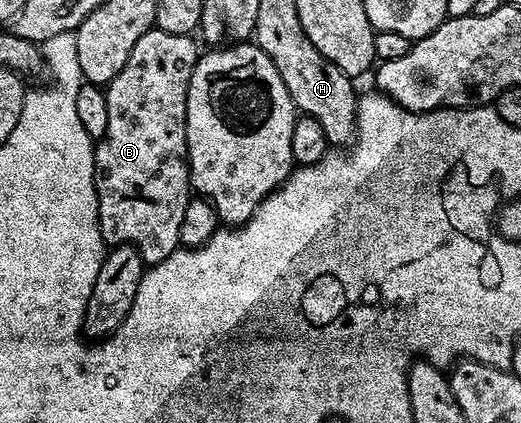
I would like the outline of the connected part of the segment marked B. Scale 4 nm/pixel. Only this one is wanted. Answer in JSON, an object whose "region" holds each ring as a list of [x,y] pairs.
{"region":[[[155,29],[142,33],[130,52],[122,73],[106,87],[106,133],[95,144],[94,185],[98,197],[98,221],[105,244],[128,243],[151,265],[161,263],[180,247],[182,213],[190,198],[188,146],[186,145],[186,93],[190,73],[198,58],[192,35],[166,33]]]}

